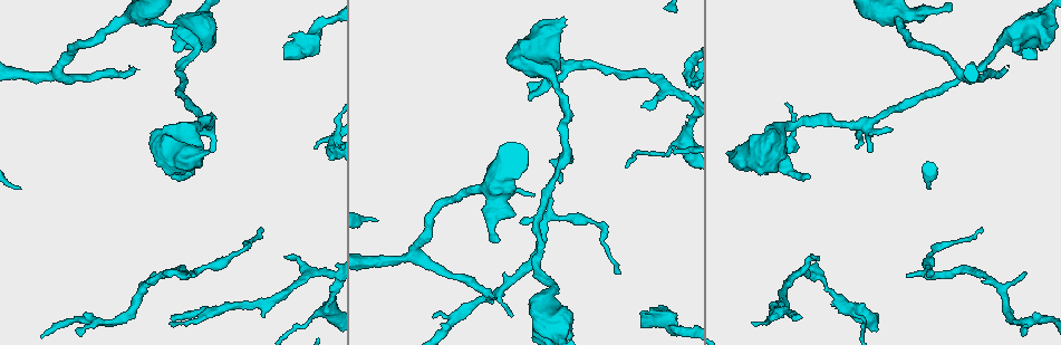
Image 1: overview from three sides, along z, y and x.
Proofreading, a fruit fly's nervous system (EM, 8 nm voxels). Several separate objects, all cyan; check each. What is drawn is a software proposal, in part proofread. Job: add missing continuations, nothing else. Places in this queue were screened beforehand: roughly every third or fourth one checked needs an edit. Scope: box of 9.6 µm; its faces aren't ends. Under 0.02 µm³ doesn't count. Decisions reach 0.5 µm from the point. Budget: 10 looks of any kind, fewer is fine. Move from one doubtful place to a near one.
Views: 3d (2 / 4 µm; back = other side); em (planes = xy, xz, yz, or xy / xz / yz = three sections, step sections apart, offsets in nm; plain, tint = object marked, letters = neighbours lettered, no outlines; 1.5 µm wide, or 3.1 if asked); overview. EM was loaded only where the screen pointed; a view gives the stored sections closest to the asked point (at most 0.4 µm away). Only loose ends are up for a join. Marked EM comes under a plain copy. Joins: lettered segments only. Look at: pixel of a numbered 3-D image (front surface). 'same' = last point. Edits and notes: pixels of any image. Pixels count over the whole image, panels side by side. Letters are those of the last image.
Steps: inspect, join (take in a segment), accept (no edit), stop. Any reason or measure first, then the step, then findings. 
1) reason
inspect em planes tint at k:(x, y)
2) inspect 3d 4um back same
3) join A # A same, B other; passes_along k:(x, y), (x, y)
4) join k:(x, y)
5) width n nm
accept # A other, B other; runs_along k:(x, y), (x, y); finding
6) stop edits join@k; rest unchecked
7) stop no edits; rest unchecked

tapers out
inspect 3d 2um at 1:(136, 69)

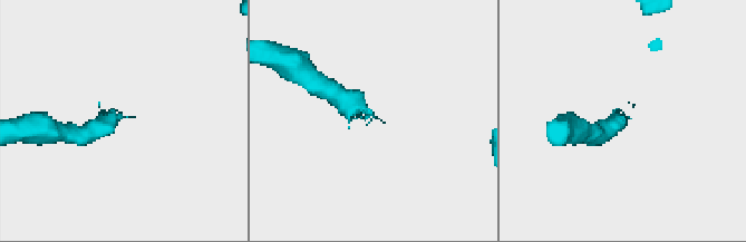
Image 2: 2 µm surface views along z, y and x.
inspect em yz step 8 letters at 2:(624, 115)

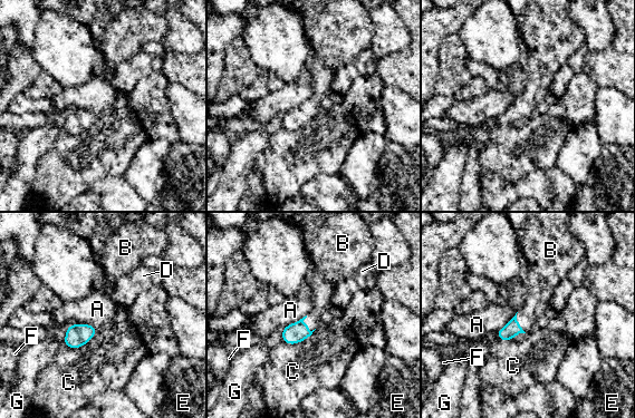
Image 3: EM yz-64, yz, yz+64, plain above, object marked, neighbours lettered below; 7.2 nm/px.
join B # A other, B same, C other, D other, E other, F other, G other; the neuron continues

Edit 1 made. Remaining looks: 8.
branch stops here
inspect em planes letters at 1:(175, 175)

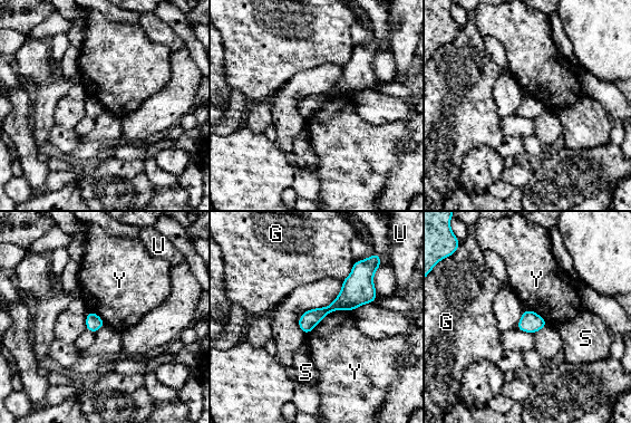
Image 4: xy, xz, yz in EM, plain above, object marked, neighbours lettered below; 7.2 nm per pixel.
accept # G other, S other, U other, Y other; no lettered segment goes on from it

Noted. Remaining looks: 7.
inspect 3d 2um at 1:(173, 319)

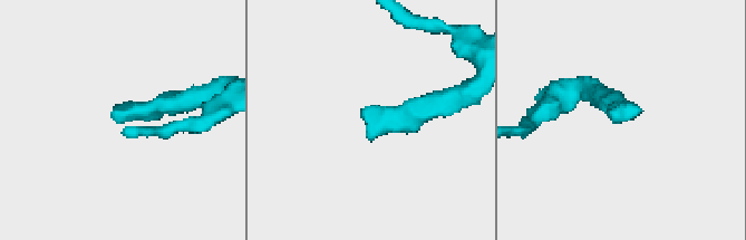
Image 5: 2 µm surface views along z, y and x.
inspect em planes letters at 5:(614, 120)

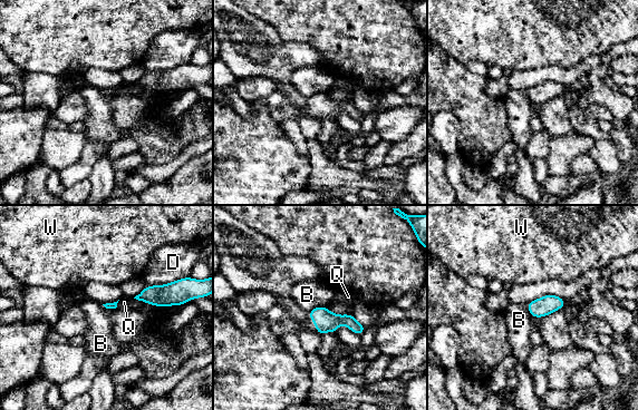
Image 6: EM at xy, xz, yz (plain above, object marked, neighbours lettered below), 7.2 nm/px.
longest_contact D 220 nm
accept # B other, D other, Q other, W other; border 6:(326, 305), (319, 305), (308, 311); none of them fits

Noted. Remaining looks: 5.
stop edits join@3; rest unchecked

